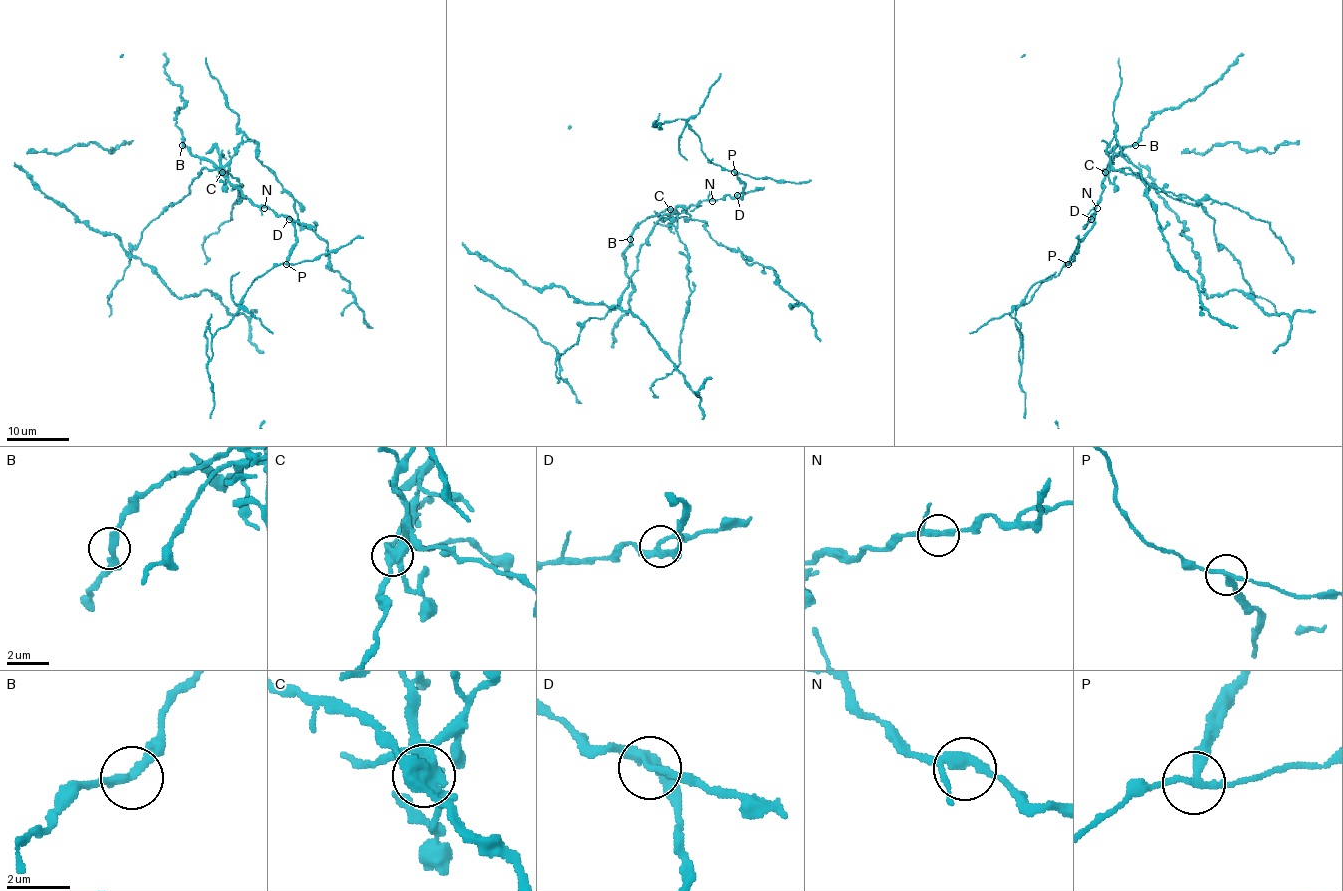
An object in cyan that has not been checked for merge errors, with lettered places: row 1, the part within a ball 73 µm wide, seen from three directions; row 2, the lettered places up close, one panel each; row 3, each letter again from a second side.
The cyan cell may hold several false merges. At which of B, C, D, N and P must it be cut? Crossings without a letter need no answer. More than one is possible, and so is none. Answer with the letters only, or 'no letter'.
C, P

